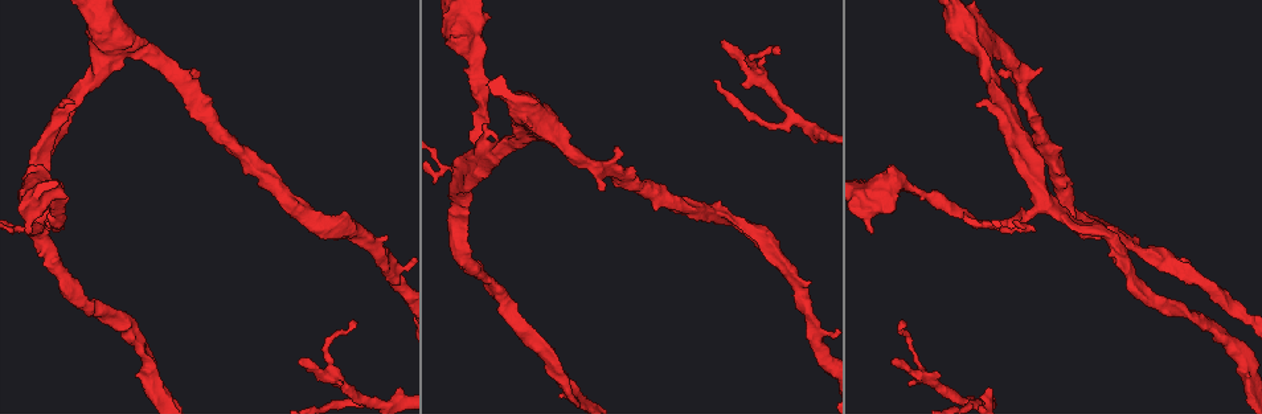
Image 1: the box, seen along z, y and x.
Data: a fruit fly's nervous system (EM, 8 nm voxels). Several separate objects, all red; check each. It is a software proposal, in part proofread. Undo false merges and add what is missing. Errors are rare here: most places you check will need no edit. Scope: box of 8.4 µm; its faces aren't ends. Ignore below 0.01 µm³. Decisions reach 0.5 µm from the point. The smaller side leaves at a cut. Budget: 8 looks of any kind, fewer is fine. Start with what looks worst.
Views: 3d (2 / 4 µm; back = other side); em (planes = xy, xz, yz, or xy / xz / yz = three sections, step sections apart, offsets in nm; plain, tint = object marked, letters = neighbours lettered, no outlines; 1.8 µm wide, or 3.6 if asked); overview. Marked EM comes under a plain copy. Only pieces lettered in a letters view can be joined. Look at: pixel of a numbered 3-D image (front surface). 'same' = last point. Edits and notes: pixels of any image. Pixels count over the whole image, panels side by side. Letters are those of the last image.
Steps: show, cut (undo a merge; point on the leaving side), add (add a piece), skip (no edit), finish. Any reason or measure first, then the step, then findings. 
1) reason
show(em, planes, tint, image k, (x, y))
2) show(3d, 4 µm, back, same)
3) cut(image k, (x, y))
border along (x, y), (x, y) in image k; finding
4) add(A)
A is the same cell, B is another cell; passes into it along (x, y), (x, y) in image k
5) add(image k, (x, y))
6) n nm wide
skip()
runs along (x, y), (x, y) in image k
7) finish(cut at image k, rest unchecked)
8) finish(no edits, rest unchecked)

free end
show(3d, 4 µm, image 1, (300, 358))

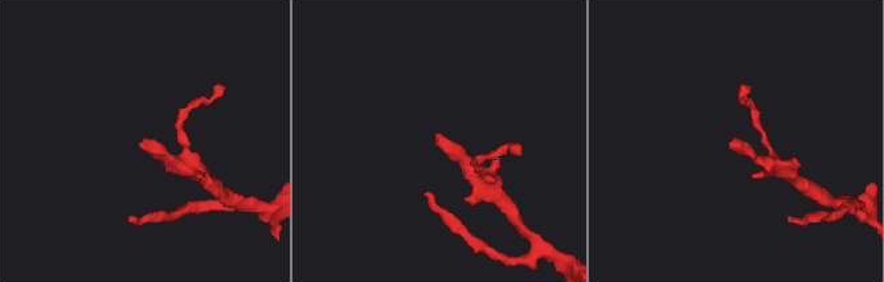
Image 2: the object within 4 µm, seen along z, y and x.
show(em, planes, letters, image 2, (732, 142))

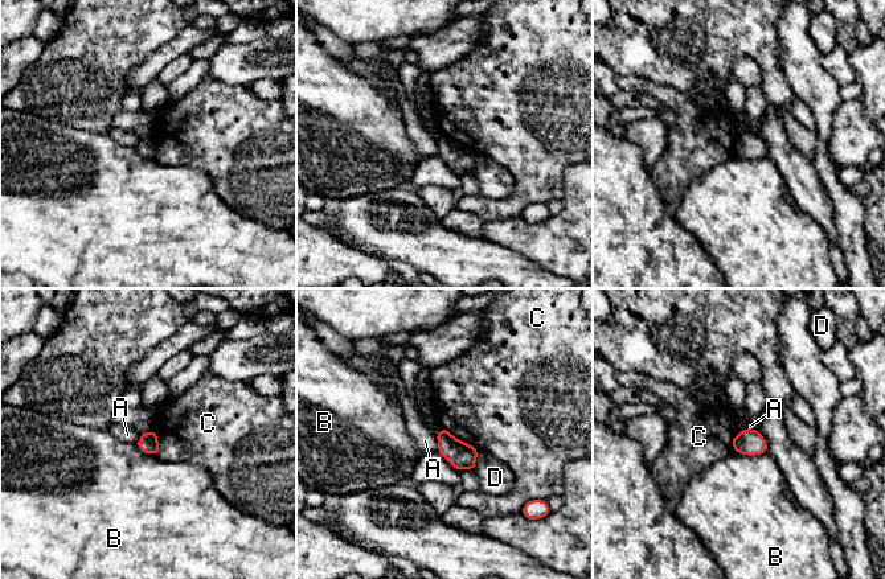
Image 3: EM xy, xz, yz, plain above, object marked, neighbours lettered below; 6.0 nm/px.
skip()
A, B, C and D are other cells; border along (446, 426), (453, 435), (479, 451) in image 3; none of them fits

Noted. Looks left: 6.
three arms meet
show(3d, 4 µm, image 1, (1040, 68))

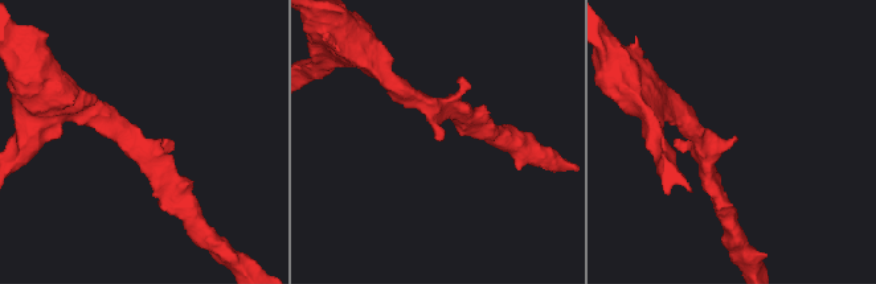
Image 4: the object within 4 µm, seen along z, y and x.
3 arms
show(em, yz, step 16, letters, image 4, (734, 135))

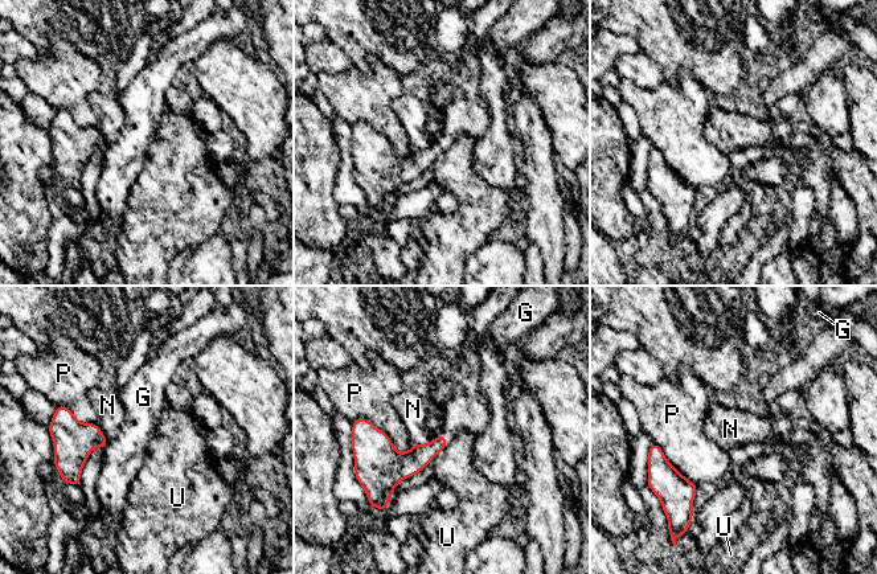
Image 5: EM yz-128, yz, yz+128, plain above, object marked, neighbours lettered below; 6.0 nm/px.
another direction
show(em, planes, letters, same)

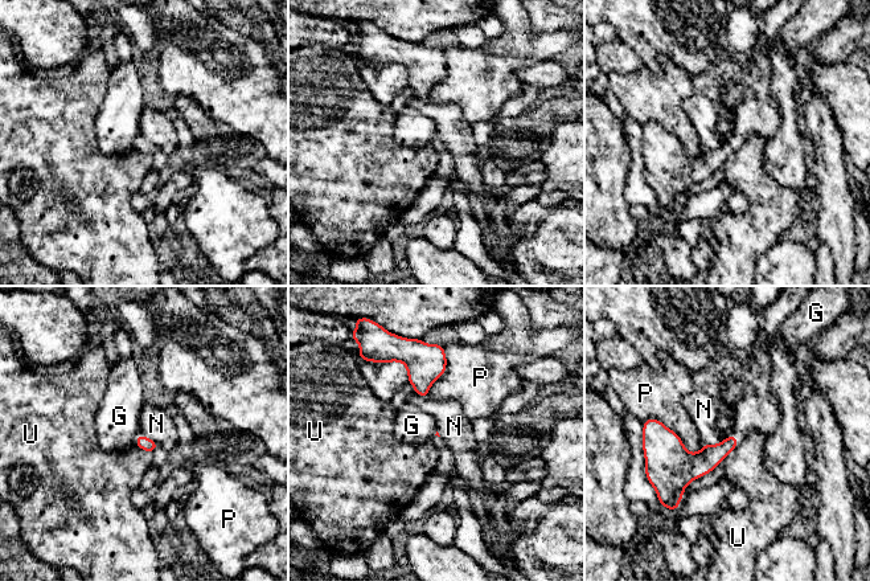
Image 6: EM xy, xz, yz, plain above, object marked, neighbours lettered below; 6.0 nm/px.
P touches over 400 nm
skip()
G, N, P and U are other cells; border along (731, 433), (721, 441) in image 6; no lettered piece goes on from it

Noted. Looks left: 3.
branch stops here
show(em, planes, tint, image 1, (69, 120))

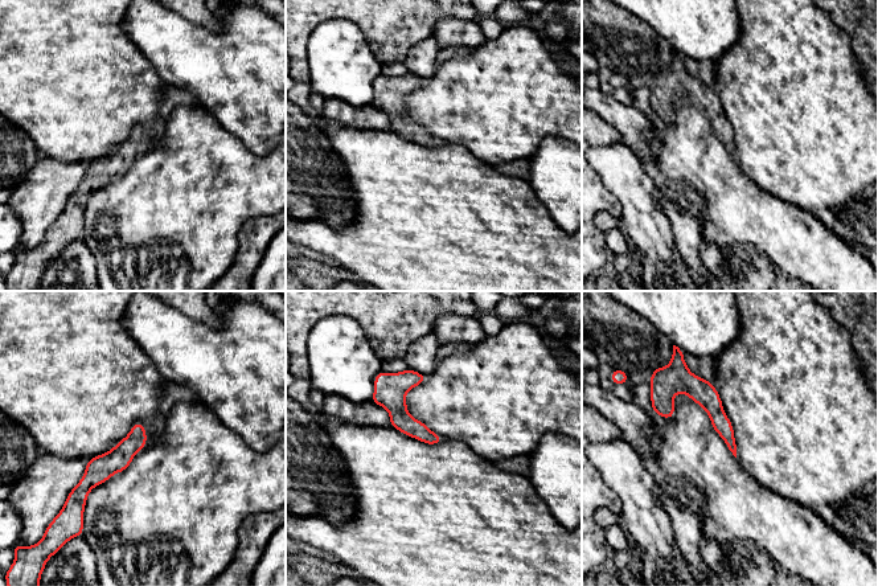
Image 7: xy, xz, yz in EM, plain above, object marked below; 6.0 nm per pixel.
what lies round it
show(em, planes, letters, same)

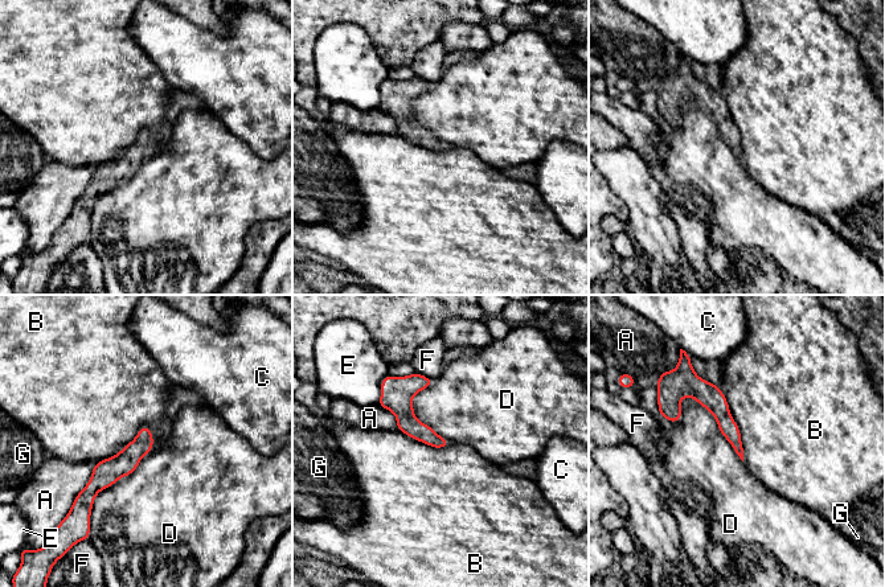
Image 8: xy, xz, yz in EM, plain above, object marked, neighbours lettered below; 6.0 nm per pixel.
skip()
A, B, C, D, E, F and G are other cells; runs along (146, 430), (144, 440), (84, 493) in image 8; no lettered piece goes on from it

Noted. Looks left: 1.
finish(no edits, rest unchecked)

